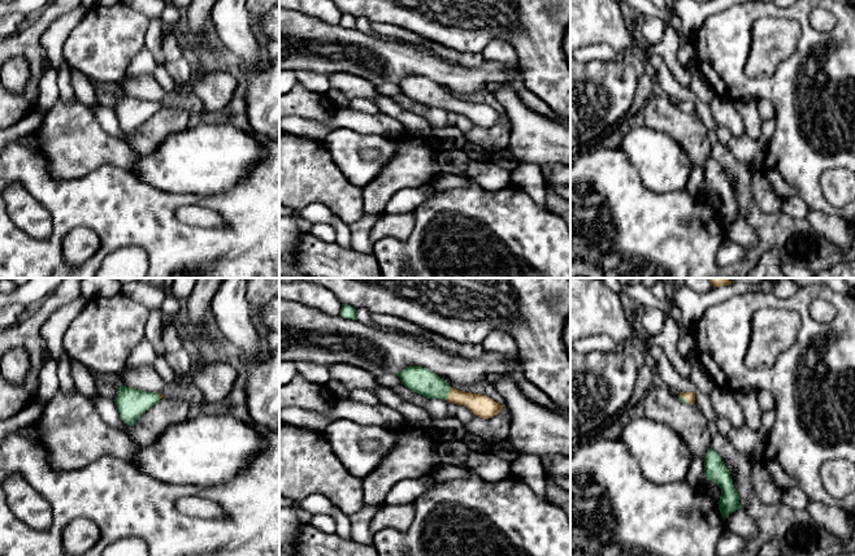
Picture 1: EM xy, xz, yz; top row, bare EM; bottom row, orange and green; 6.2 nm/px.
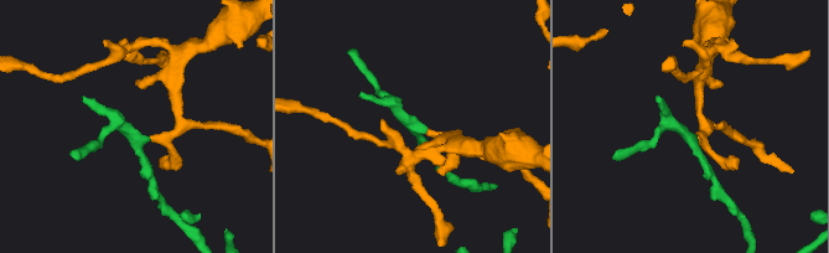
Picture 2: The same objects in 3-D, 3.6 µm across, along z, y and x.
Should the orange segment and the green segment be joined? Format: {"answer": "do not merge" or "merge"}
{"answer": "merge"}

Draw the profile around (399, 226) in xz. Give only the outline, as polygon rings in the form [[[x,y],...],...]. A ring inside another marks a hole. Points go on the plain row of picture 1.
[[[412,212],[405,214],[383,213],[369,233],[370,242],[374,246],[379,239],[389,236],[403,242],[411,235],[413,223],[415,217]]]

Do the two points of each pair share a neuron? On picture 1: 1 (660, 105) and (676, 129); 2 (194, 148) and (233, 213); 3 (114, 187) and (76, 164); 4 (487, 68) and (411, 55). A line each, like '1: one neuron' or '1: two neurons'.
1: one neuron
2: two neurons
3: two neurons
4: one neuron

